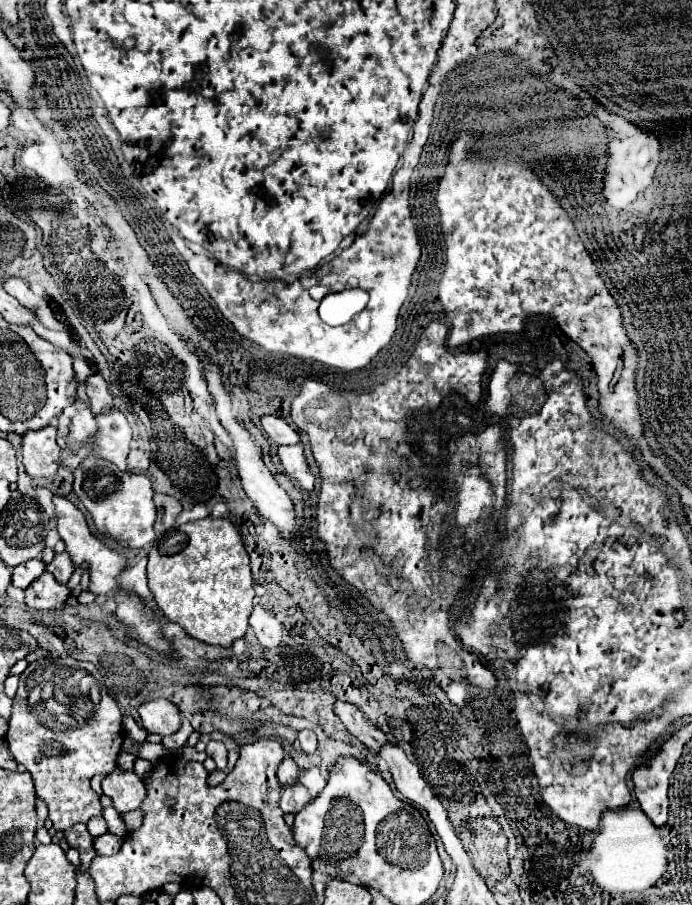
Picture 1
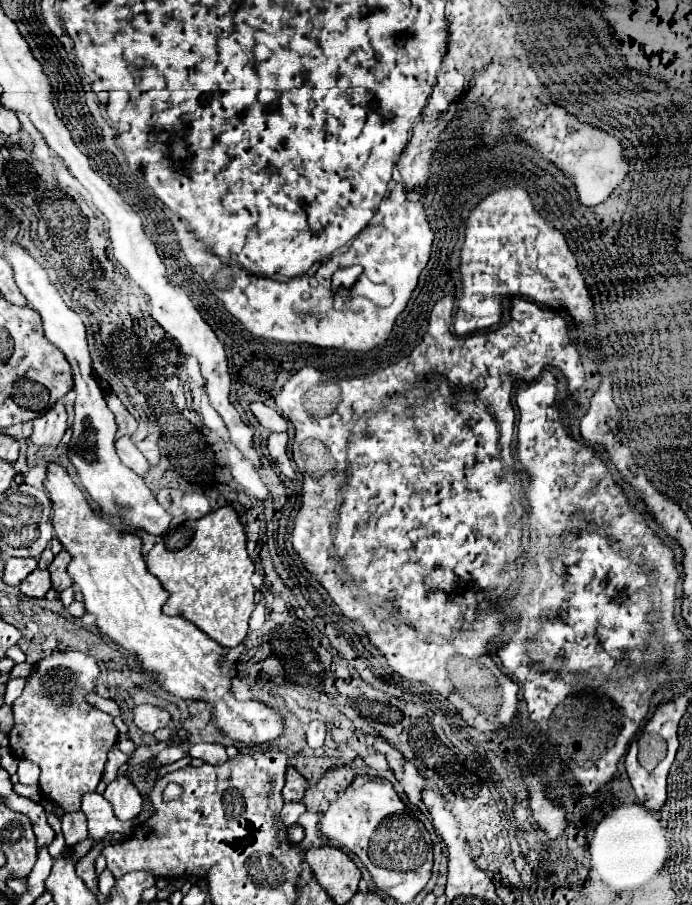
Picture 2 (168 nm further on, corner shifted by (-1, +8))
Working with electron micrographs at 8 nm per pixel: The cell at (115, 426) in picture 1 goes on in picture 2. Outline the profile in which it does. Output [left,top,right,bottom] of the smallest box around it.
[116,438,150,476]

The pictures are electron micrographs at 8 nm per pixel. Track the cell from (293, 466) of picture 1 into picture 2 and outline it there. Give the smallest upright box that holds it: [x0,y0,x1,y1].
[268,434,296,480]

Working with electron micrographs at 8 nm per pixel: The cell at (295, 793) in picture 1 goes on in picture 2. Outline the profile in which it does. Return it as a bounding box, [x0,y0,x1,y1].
[280,802,306,826]

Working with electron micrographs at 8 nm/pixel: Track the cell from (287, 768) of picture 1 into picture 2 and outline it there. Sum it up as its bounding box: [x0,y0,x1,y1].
[282,766,308,800]

